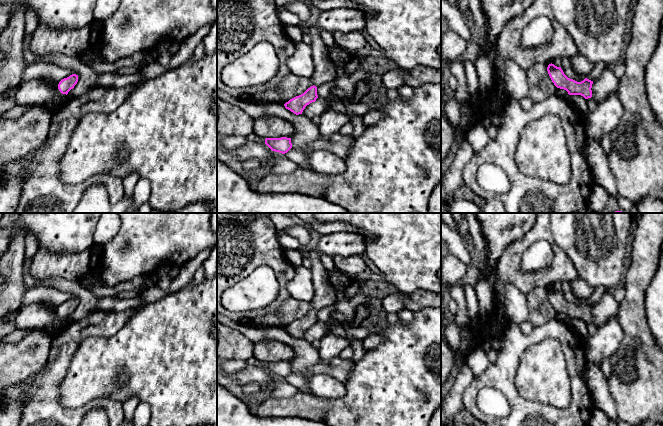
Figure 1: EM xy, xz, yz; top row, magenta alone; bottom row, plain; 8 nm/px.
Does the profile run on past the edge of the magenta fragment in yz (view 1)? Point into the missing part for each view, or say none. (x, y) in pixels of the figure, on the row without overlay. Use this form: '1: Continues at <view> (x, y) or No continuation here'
1: No continuation here

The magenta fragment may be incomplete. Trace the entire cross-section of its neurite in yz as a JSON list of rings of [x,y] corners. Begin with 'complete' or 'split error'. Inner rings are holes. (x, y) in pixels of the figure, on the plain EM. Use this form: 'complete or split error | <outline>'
complete | [[[549,288],[547,291],[548,298],[557,312],[564,313],[569,319],[581,319],[585,323],[592,321],[592,308],[593,305],[585,302],[581,306],[577,306],[568,302],[561,291],[557,291],[554,288]]]

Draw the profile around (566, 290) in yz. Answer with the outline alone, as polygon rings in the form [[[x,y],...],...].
[[[563,281],[561,282],[561,293],[565,296],[570,296],[571,300],[570,303],[573,303],[577,306],[581,306],[583,305],[585,302],[594,305],[596,304],[598,301],[601,300],[601,298],[603,297],[603,295],[607,292],[607,289],[603,286],[599,286],[597,288],[594,289],[594,293],[593,295],[588,298],[587,301],[582,301],[578,298],[576,298],[573,293],[572,293],[572,289],[571,289],[571,282],[570,281]]]

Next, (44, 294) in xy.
[[[37,286],[30,288],[24,295],[22,304],[20,307],[35,303],[44,302],[50,303],[53,306],[59,308],[59,306],[72,299],[73,297],[65,292],[61,292],[54,288],[48,288],[46,286]]]

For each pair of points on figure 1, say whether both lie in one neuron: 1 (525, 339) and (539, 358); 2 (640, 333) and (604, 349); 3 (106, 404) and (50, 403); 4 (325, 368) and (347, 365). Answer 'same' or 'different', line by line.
1: different
2: different
3: same
4: same

